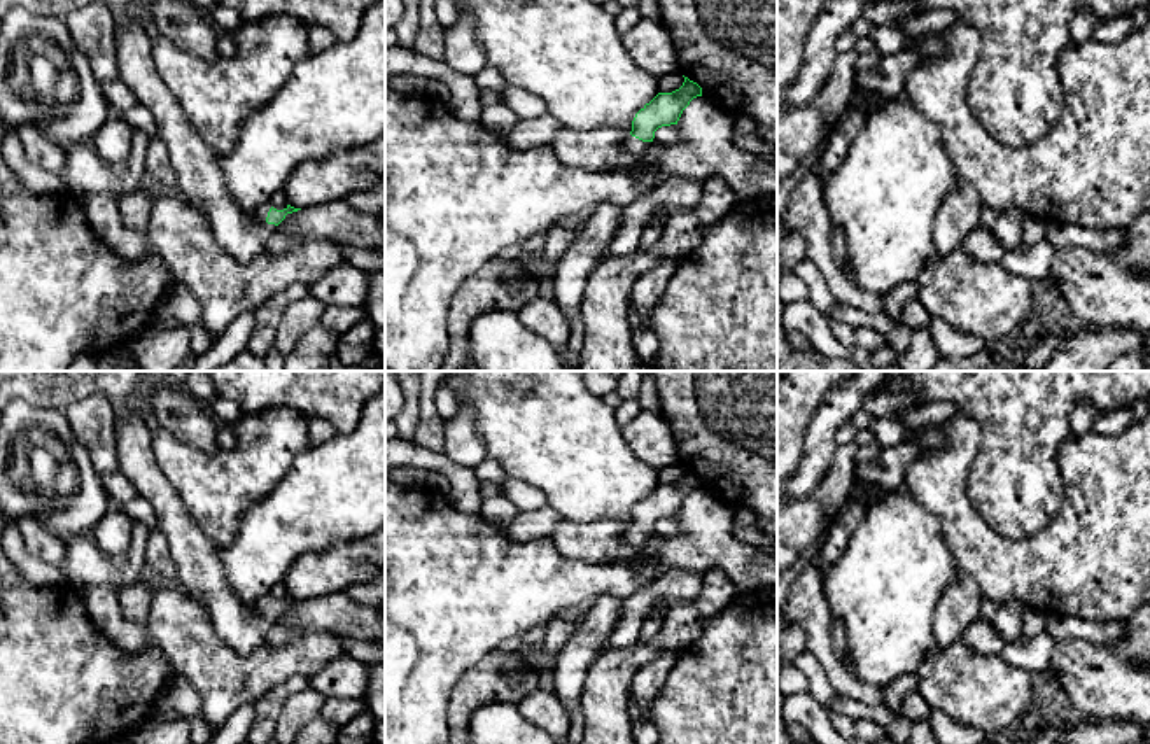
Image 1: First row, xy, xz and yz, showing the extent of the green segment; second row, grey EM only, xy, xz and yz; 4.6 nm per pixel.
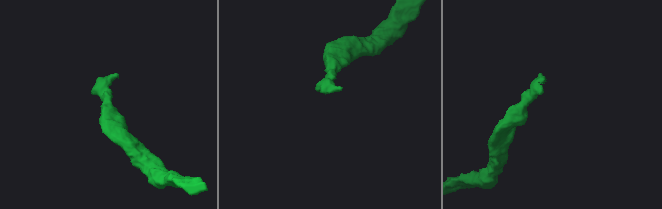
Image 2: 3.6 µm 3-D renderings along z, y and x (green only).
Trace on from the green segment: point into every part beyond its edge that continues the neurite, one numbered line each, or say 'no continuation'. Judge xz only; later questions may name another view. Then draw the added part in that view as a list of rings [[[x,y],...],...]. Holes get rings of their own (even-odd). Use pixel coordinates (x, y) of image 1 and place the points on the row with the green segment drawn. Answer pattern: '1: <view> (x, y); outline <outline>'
1: xz (632, 146); outline [[[632,135],[623,142],[623,149],[632,156],[642,156],[649,145],[651,142],[642,142]]]

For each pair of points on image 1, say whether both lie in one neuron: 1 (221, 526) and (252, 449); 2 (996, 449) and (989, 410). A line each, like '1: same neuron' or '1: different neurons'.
1: same neuron
2: same neuron

